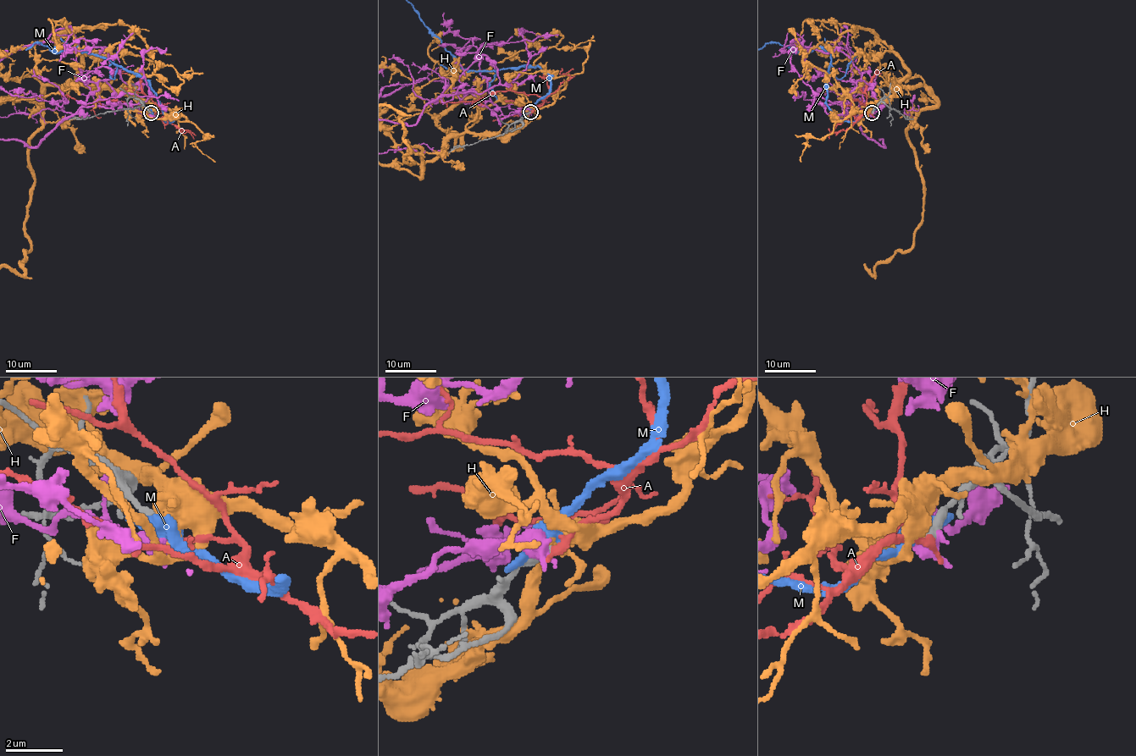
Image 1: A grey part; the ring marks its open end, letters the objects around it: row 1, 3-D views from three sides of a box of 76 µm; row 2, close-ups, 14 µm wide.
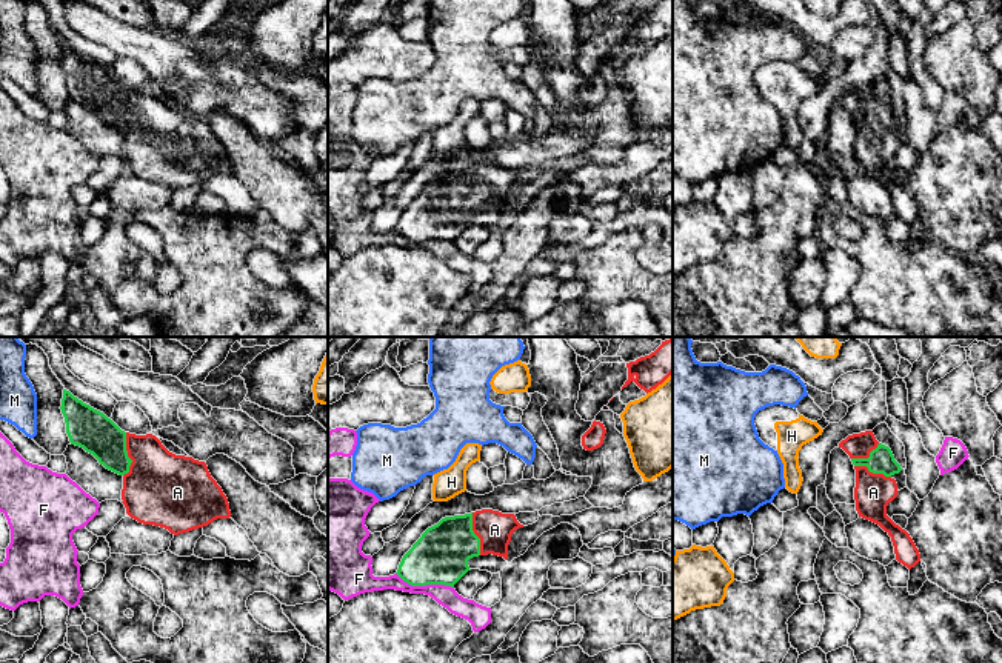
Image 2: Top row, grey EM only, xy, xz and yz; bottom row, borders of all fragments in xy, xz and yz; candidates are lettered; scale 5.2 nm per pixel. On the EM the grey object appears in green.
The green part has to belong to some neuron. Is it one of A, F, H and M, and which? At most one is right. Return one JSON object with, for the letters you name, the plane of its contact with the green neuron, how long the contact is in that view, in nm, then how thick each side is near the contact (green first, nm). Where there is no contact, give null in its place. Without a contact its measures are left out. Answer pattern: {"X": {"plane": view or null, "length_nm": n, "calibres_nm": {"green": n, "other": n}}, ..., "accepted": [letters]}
{"A": {"plane": "xy", "length_nm": 240, "calibres_nm": {"green": 220, "other": 380}}, "accepted": ["A"]}

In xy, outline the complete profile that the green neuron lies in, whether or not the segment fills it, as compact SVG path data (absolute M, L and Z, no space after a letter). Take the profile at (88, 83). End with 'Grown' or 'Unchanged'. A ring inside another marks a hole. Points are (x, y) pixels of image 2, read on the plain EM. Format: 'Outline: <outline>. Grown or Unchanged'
Outline: M63 45L62 69L71 100L92 109L106 125L123 132L122 158L126 169L143 180L154 180L179 191L208 182L217 174L229 174L229 158L205 117L169 108L152 91L122 86L103 68L91 63Z. Grown

